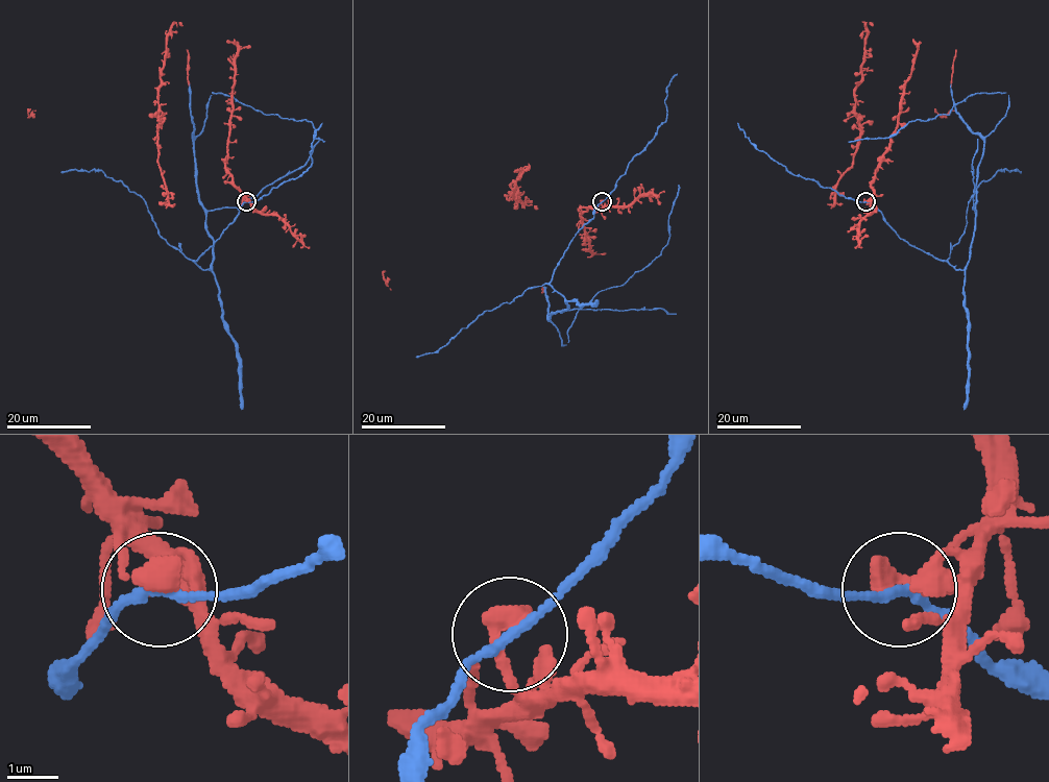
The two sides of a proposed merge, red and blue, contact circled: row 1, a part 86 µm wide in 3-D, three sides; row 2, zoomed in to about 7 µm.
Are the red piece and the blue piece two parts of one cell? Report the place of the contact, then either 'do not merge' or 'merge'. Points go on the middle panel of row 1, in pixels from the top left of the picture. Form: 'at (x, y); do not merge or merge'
at (602, 201); merge

